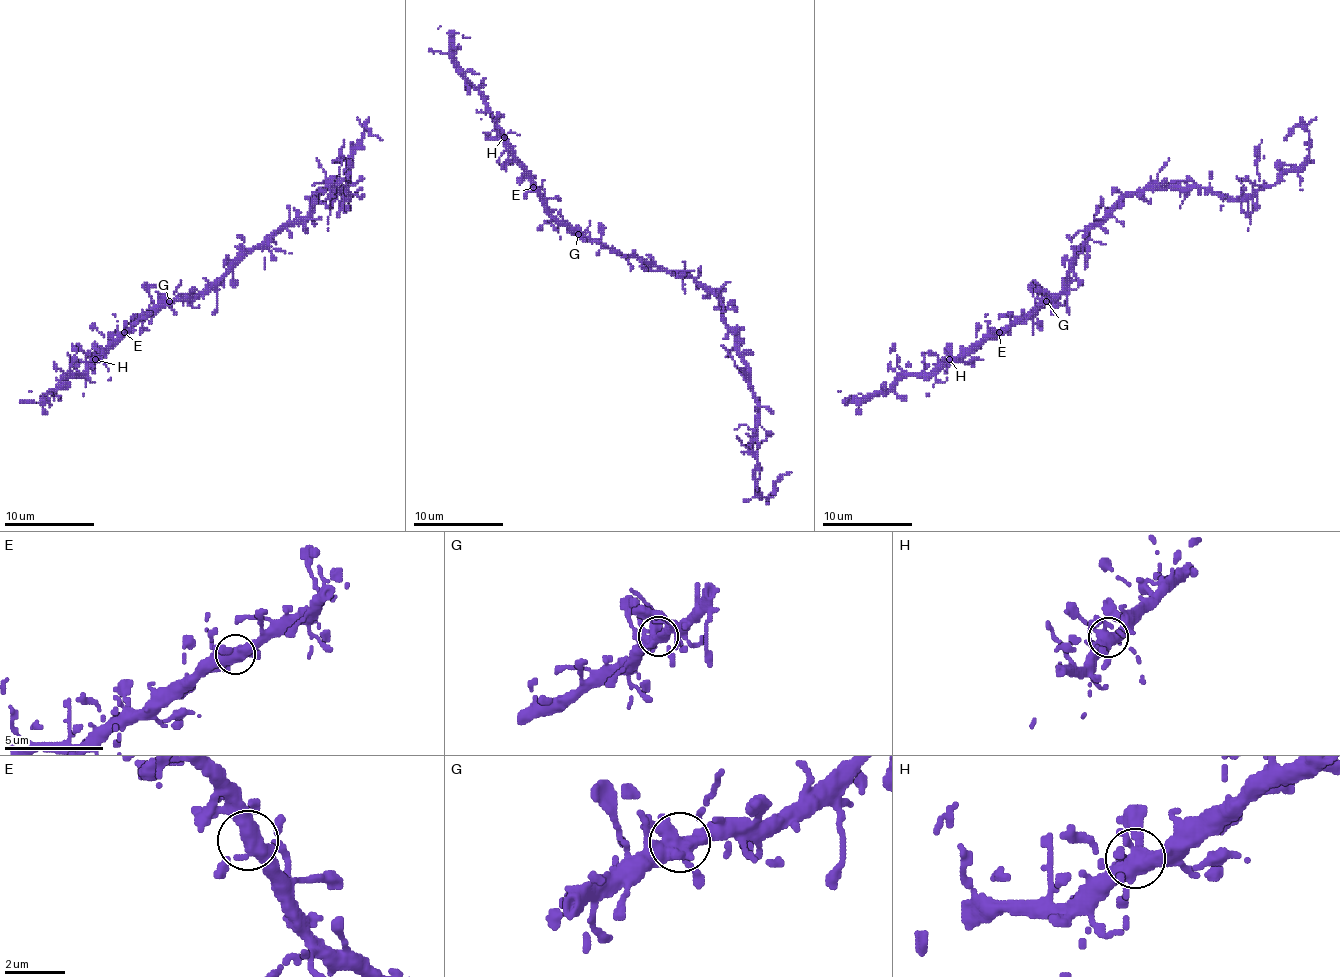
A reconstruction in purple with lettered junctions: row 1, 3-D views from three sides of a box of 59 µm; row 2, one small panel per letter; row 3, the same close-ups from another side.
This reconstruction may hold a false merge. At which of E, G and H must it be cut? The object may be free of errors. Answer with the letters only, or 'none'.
none

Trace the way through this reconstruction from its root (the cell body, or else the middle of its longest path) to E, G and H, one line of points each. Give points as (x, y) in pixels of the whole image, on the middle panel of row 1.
E: (653, 266), (635, 257), (624, 257), (603, 243), (585, 241), (551, 214), (547, 200), (533, 187)
G: (653, 266), (635, 257), (624, 257), (603, 243), (585, 241), (578, 234)
H: (653, 266), (635, 257), (624, 257), (603, 243), (585, 241), (562, 225), (549, 212), (531, 173), (504, 137)

